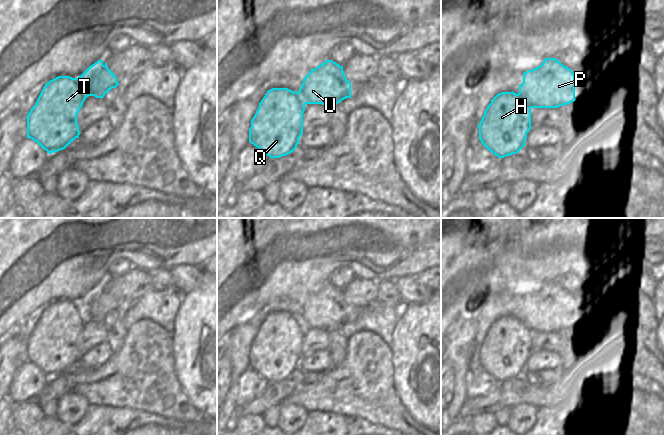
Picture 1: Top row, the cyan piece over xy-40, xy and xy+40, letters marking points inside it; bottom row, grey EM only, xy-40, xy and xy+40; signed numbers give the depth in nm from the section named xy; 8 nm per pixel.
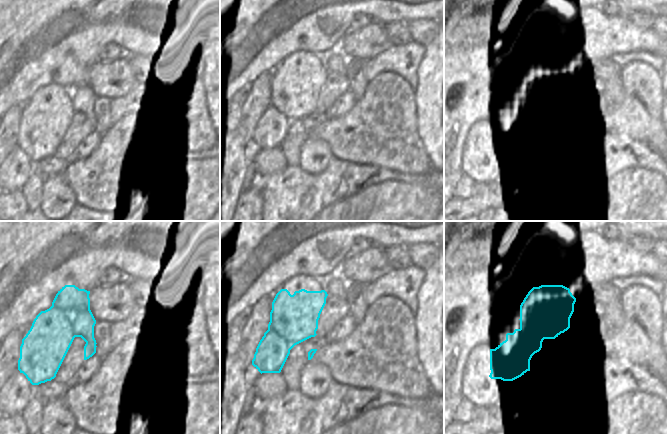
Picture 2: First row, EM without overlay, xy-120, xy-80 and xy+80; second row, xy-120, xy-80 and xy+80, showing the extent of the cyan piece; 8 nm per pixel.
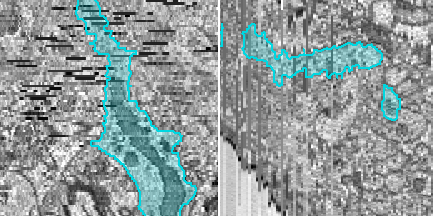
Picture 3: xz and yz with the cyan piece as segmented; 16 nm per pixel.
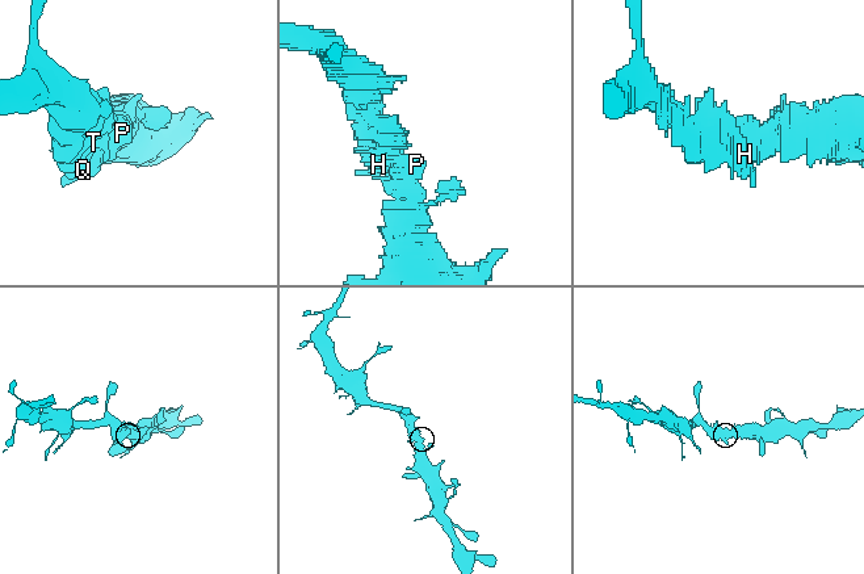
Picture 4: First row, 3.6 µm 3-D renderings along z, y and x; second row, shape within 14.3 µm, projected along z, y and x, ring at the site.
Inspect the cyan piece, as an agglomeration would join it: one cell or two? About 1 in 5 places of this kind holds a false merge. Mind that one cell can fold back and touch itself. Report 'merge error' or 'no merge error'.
no merge error

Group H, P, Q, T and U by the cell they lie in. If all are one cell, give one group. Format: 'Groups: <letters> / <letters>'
Groups: H P Q T U.

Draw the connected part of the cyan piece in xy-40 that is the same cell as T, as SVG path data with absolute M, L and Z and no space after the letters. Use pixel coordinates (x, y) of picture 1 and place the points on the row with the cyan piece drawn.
M98 60L89 66L78 78L58 76L45 84L35 105L27 115L27 138L34 140L49 154L58 152L69 146L80 131L77 115L88 96L103 98L112 88L119 85L115 74L107 67L107 63Z

